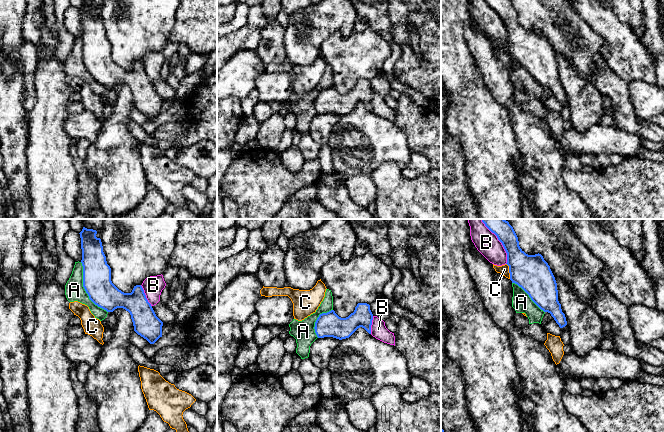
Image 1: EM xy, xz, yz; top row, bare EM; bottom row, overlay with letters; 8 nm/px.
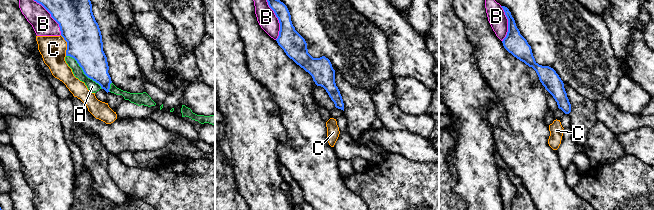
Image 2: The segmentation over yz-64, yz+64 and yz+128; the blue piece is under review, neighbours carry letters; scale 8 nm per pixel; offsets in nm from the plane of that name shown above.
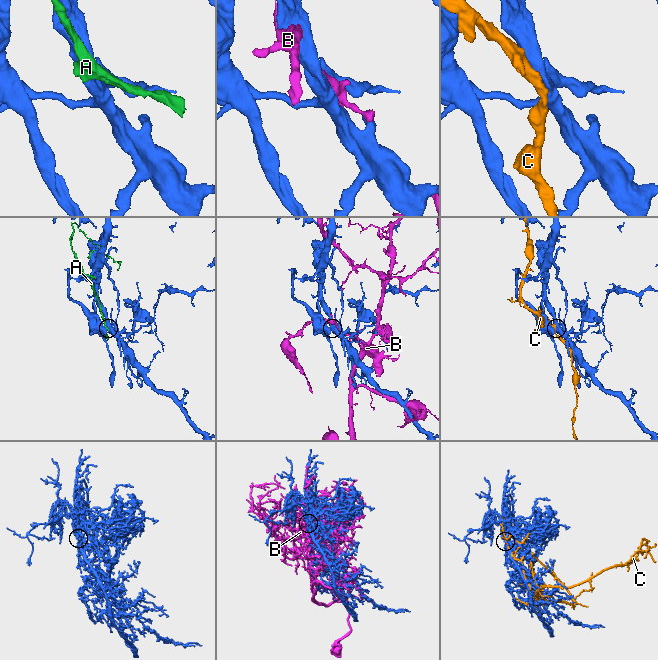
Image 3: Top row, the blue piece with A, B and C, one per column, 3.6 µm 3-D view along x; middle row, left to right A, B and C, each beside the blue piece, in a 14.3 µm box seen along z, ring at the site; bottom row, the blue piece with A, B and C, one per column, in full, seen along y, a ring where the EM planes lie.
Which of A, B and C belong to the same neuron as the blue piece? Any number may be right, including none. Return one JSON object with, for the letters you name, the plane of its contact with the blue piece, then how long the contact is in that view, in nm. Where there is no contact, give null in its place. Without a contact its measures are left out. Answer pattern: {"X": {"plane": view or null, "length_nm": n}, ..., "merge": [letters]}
{"merge": []}

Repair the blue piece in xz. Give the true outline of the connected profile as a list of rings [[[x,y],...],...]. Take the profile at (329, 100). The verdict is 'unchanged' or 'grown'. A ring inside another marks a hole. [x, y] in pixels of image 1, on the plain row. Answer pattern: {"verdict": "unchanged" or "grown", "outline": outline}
{"verdict": "unchanged", "outline": [[[358,79],[354,88],[346,94],[339,93],[334,86],[320,90],[314,105],[318,114],[333,113],[342,116],[349,114],[360,103],[371,110],[372,96],[370,81]]]}

